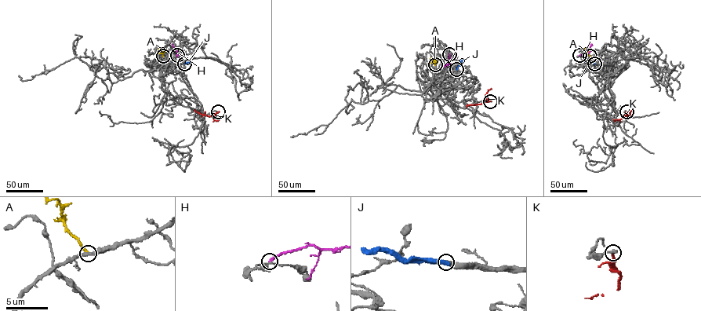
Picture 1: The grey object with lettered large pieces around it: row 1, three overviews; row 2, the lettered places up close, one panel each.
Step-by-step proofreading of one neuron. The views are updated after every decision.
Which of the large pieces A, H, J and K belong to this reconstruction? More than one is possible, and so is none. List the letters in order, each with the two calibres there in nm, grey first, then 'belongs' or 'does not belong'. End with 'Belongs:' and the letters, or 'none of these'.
A: calibres 320 and 280 nm; does not belong
H: calibres 170 and 260 nm; does not belong
J: calibres 480 and 550 nm; belongs
K: calibres 280 and 300 nm; does not belong
Belongs: J

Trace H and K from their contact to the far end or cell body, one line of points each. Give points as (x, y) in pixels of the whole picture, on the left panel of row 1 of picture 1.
H: (177, 55), (172, 44)
K: (219, 111), (208, 116), (194, 109)

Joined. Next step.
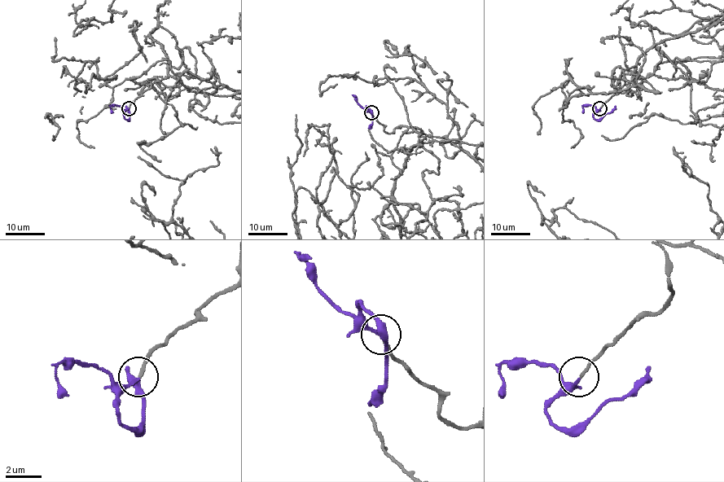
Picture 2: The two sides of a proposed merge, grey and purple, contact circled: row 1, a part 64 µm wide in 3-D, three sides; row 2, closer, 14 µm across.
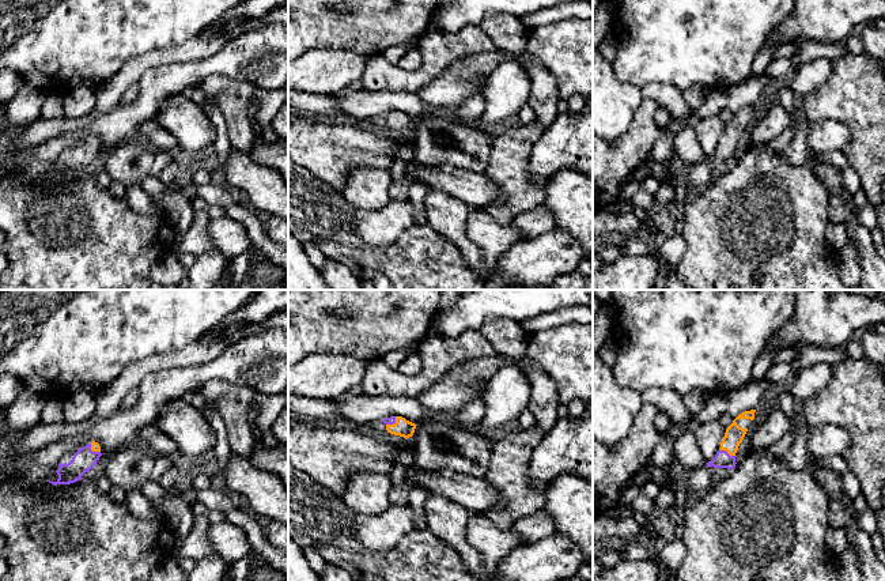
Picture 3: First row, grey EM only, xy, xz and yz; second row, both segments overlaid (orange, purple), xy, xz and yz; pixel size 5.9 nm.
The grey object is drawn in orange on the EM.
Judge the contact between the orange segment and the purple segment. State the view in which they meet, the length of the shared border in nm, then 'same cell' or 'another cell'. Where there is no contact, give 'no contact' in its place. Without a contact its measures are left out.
contact in yz; length 110 nm; same cell

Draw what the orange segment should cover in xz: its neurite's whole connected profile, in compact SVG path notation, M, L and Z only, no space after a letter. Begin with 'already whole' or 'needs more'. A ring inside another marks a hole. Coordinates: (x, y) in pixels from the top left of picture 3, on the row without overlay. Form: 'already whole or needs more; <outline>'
needs more; M390 112L385 113L383 118L386 120L386 125L390 129L400 131L404 133L409 133L413 131L416 120L406 116L402 112Z

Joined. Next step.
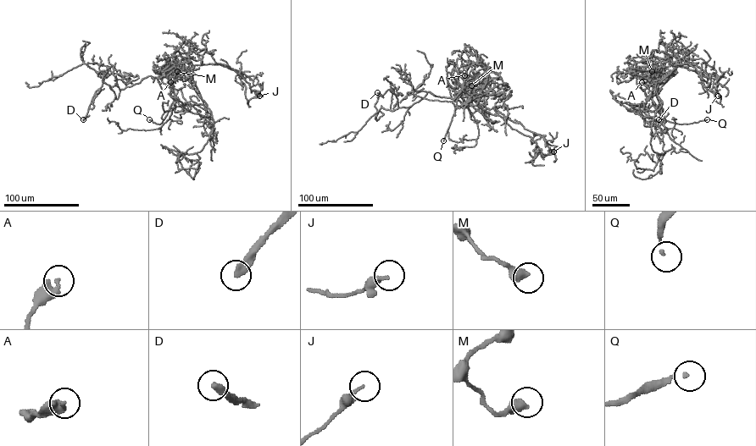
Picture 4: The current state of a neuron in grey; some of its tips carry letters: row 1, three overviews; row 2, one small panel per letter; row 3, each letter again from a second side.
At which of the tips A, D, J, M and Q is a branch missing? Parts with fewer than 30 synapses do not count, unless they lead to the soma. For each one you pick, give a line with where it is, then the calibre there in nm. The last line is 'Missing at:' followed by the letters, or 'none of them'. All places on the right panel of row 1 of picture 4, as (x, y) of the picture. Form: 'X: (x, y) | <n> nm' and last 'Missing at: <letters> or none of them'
D: (658, 119) | 360 nm
Q: (707, 119) | 110 nm
Missing at: D, Q

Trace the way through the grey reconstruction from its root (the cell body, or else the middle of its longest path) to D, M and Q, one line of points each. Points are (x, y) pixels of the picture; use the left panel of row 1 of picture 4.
D: (186, 79), (182, 72), (168, 70), (161, 76), (148, 76), (133, 85), (117, 74), (105, 75), (83, 119)
M: (186, 79), (182, 72), (191, 65), (186, 58), (180, 60), (175, 69), (177, 71)
Q: (186, 79), (182, 72), (173, 70), (167, 70), (160, 77), (174, 90), (173, 101), (160, 123), (149, 119)

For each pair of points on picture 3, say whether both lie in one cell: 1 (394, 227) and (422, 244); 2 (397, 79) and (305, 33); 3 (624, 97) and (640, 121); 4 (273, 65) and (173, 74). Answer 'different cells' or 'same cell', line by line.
1: different cells
2: different cells
3: different cells
4: same cell

